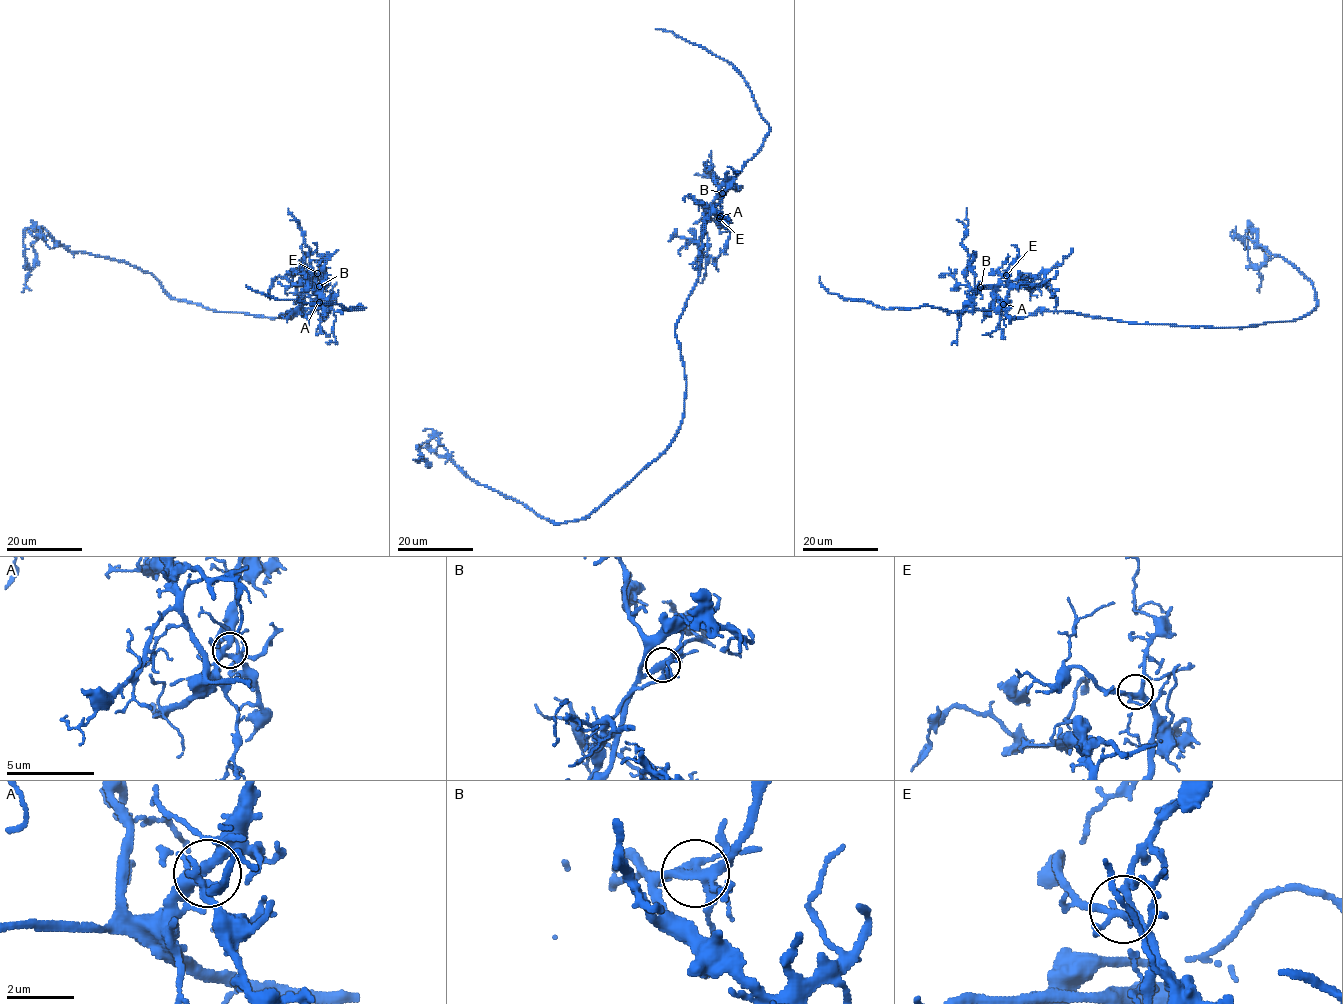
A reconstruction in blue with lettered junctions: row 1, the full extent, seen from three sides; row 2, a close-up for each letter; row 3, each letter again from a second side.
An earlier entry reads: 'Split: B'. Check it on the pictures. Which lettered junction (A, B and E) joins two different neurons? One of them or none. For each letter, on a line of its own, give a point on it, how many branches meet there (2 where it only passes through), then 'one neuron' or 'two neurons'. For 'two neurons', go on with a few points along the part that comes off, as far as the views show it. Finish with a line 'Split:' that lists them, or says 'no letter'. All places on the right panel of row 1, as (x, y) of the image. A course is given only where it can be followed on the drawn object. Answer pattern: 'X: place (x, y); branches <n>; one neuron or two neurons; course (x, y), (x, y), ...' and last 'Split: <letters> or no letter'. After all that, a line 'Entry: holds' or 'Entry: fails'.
A: place (1003, 304); branches 6; one neuron
B: place (980, 287); branches 7; two neurons; course (980, 287), (1030, 287), (1031, 279), (1059, 266), (1071, 249)
E: place (1006, 275); branches 6; one neuron
Split: B
Entry: holds

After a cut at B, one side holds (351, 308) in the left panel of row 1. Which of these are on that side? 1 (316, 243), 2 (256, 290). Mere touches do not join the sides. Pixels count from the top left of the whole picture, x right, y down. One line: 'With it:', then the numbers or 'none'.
With it: 1, 2

